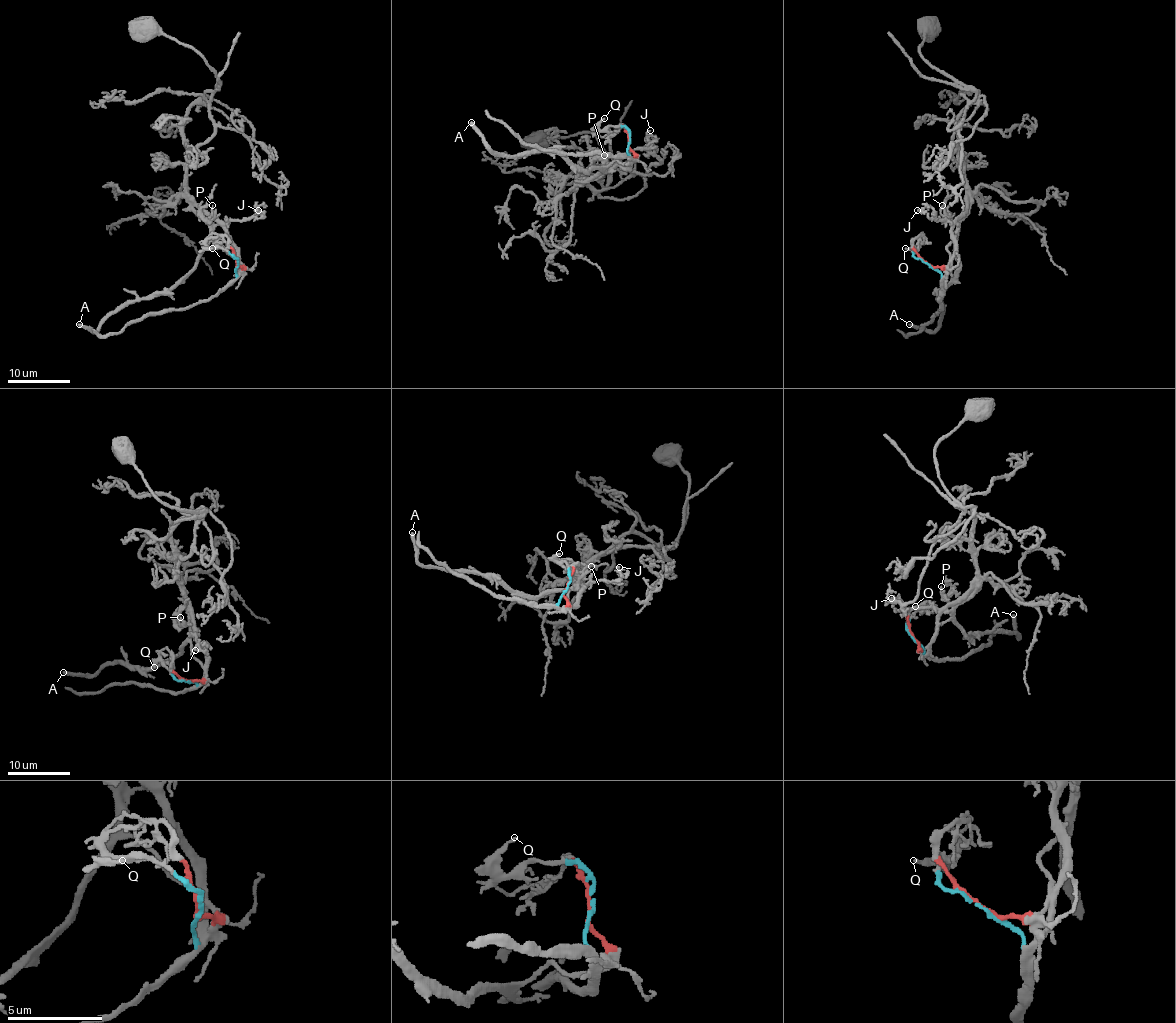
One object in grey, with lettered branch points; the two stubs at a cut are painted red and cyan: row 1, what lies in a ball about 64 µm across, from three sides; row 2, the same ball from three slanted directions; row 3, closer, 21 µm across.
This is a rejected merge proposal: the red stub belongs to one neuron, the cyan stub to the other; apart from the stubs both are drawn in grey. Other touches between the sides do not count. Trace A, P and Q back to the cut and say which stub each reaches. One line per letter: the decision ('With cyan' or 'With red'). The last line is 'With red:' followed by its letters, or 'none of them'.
A: With red
P: With red
Q: With cyan
With red: A, P

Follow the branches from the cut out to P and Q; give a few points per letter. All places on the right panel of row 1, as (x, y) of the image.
P: (926, 263), (947, 266), (950, 261), (947, 245), (956, 236), (956, 223), (948, 217), (942, 205)
Q: (926, 263), (914, 255), (912, 247), (917, 247), (904, 249)

